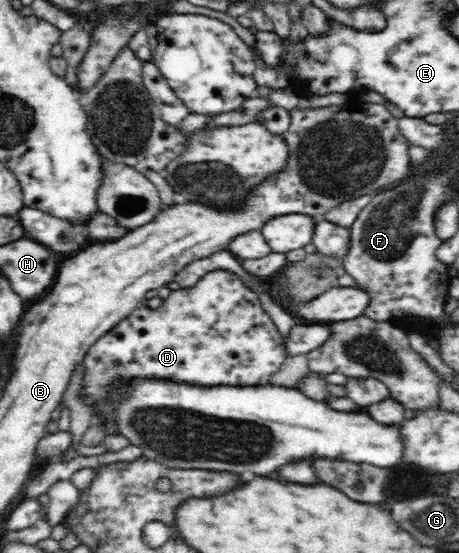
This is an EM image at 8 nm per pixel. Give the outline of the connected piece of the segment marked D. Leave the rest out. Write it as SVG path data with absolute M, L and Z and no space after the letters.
M217 269L203 275L193 287L172 290L156 309L148 306L135 308L93 343L82 360L81 392L85 398L93 400L94 408L105 403L112 385L119 380L171 380L205 387L262 386L270 383L271 375L287 356L281 334L261 305L259 296L237 274Z

